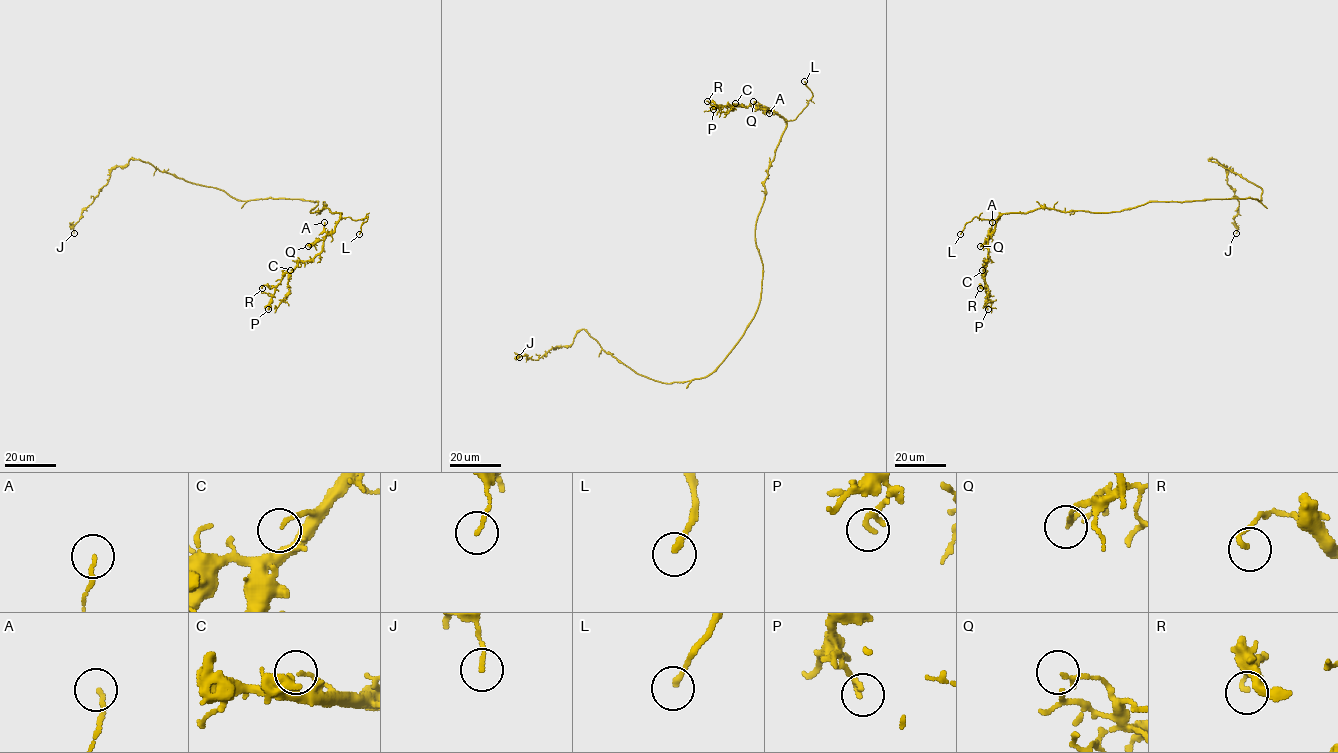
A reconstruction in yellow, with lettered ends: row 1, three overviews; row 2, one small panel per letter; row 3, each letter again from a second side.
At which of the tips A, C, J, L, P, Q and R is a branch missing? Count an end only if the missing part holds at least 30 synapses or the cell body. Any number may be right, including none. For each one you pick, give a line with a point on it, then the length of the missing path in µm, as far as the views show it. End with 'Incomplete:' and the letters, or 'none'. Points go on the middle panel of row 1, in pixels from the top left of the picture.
L: place (804, 81); missing 25 µm
Incomplete: L

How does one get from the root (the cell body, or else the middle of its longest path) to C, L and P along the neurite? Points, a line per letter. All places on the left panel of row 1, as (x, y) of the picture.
C: (306, 200), (317, 201), (310, 212), (328, 208), (340, 213), (340, 218), (326, 235), (323, 249), (290, 270)
L: (306, 200), (317, 201), (310, 212), (328, 208), (340, 213), (342, 218), (367, 216), (359, 234)
P: (306, 200), (317, 201), (310, 212), (328, 208), (340, 218), (323, 249), (285, 274), (268, 309)

